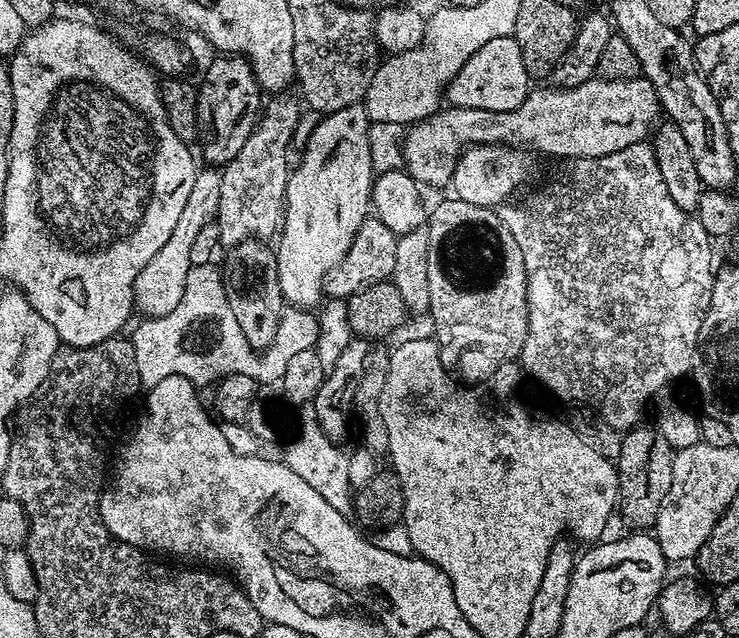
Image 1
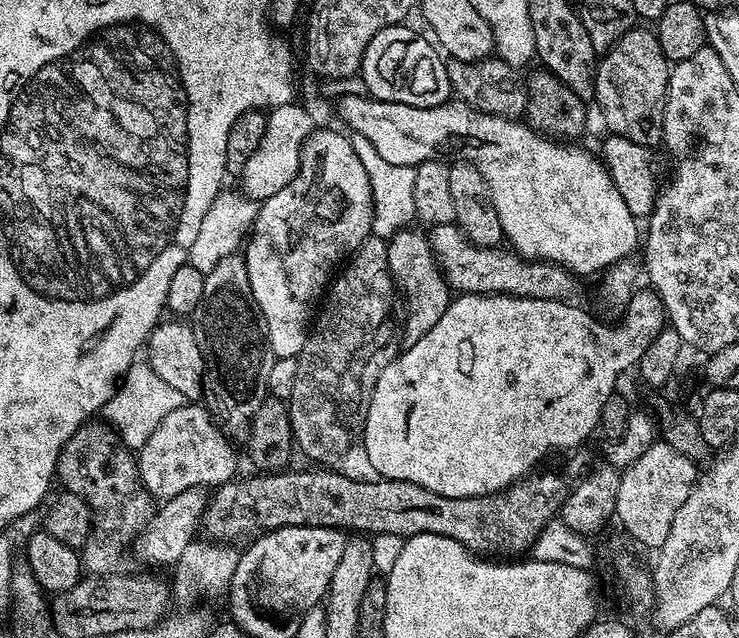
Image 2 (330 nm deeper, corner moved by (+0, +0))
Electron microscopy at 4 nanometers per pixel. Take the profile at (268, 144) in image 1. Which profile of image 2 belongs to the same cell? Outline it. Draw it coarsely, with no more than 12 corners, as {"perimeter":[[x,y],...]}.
{"perimeter":[[243,255],[207,272],[190,323],[202,404],[232,442],[270,396]]}

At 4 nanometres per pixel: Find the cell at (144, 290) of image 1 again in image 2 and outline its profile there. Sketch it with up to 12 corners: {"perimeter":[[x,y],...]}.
{"perimeter":[[299,102],[267,113],[242,173],[244,195],[278,194],[300,169],[314,130]]}

